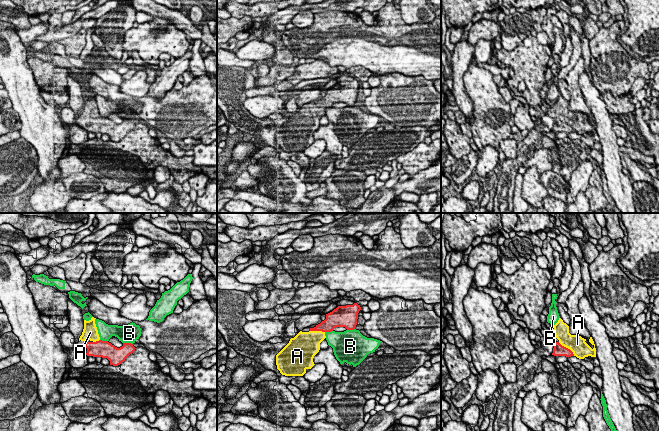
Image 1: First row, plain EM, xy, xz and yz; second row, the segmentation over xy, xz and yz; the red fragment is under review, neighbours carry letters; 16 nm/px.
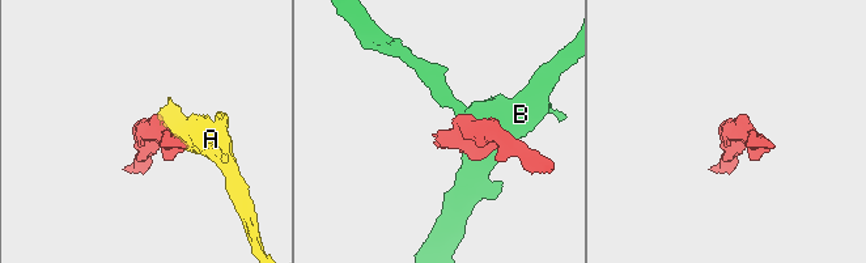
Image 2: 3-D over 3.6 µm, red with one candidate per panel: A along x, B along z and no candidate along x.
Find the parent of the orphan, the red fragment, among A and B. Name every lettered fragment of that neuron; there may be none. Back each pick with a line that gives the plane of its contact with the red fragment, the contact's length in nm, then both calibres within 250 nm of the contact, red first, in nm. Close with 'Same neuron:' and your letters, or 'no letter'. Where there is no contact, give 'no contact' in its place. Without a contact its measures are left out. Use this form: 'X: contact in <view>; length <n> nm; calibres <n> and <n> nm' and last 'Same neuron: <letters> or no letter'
A: contact in yz; length 340 nm; calibres 190 and 280 nm
Same neuron: A

